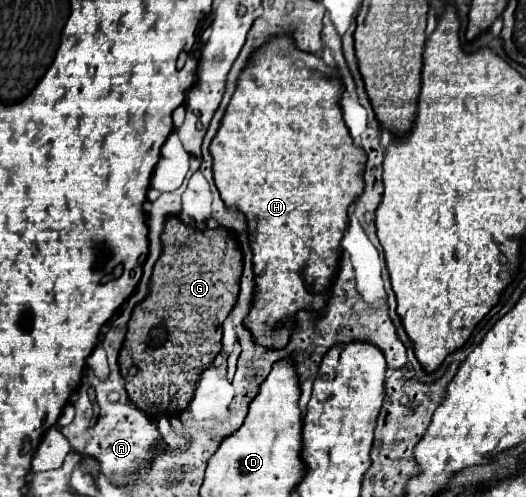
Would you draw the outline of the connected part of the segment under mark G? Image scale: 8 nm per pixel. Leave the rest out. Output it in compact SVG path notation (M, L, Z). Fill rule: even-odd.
M167 216L161 244L163 250L153 266L149 296L133 308L127 336L119 354L129 398L151 416L155 416L157 410L181 412L193 398L195 382L221 350L221 324L237 300L239 278L243 272L243 254L235 234L219 224L197 230L193 224L185 224L179 216Z

